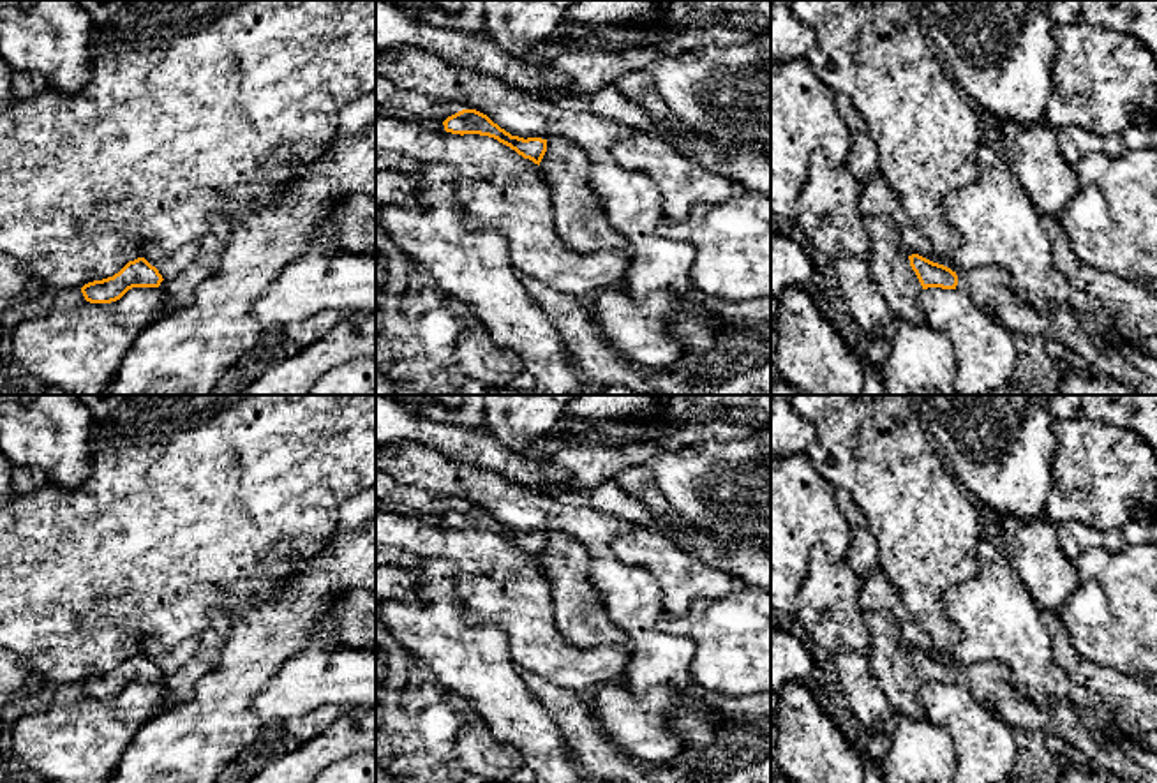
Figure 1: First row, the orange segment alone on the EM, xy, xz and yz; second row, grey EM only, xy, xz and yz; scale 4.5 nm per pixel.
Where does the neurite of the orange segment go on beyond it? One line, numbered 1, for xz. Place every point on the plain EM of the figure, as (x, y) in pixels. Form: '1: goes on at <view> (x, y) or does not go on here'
1: does not go on here

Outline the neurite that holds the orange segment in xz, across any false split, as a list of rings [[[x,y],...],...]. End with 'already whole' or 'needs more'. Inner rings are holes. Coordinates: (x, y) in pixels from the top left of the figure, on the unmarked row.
[[[462,504],[452,511],[448,511],[444,517],[444,526],[452,529],[480,529],[497,534],[499,538],[510,541],[524,554],[533,556],[540,561],[545,547],[547,547],[547,534],[541,533],[519,533],[511,531],[504,524],[501,524],[497,518],[494,518],[487,510],[476,506],[476,504]]] | already whole

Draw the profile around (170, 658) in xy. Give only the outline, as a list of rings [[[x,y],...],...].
[[[155,637],[145,640],[143,652],[159,665],[162,674],[176,672],[189,658],[196,654],[199,638],[190,637],[175,645],[166,645]]]

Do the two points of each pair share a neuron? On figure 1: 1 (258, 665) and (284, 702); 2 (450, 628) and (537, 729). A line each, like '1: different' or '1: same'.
1: different
2: same

